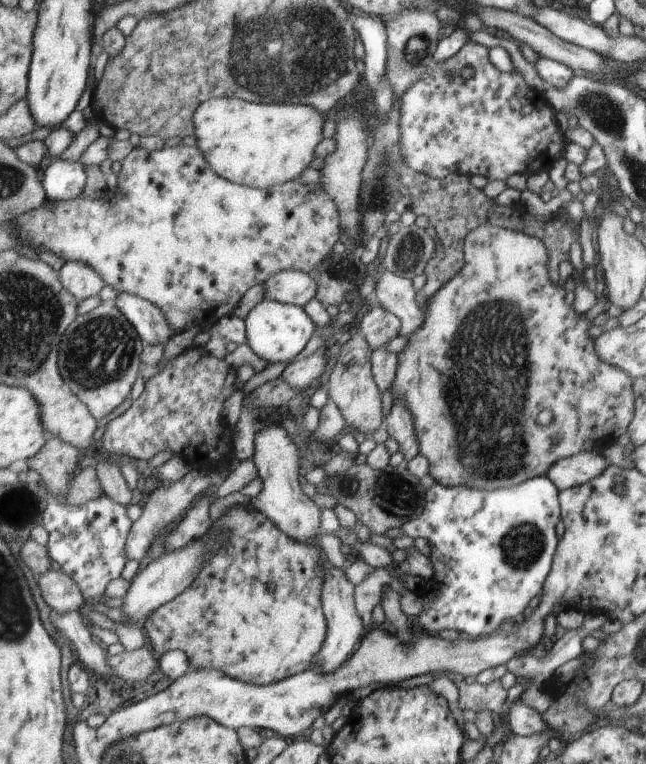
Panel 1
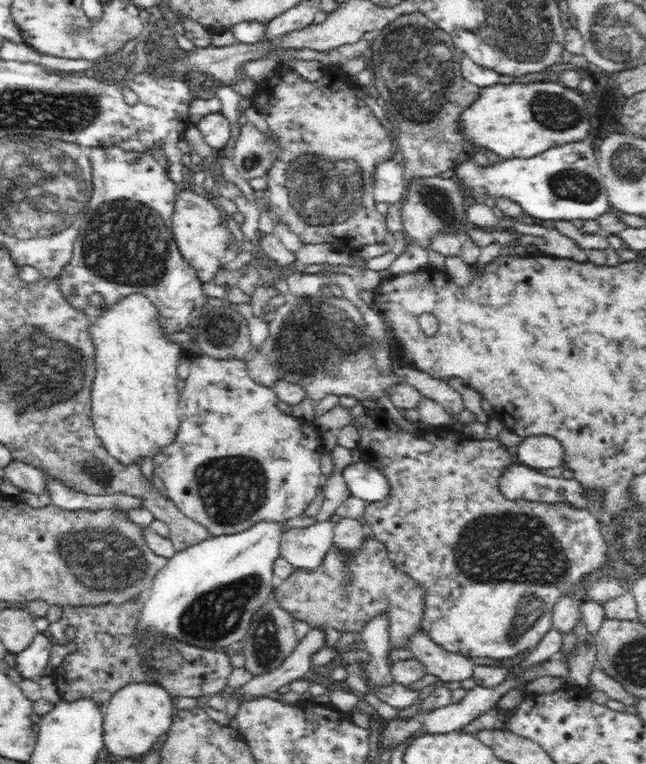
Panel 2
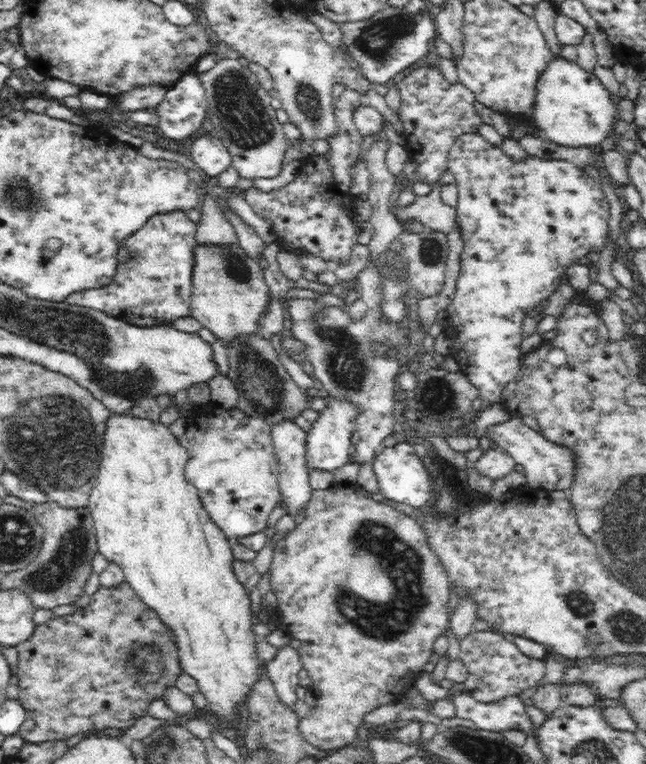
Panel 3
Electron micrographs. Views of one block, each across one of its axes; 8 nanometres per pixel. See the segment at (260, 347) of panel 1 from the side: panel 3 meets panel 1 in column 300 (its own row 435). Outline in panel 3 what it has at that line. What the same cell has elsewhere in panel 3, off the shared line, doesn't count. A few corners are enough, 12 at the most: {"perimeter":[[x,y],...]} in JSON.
{"perimeter":[[327,393],[305,436],[305,465],[350,463],[361,405]]}

